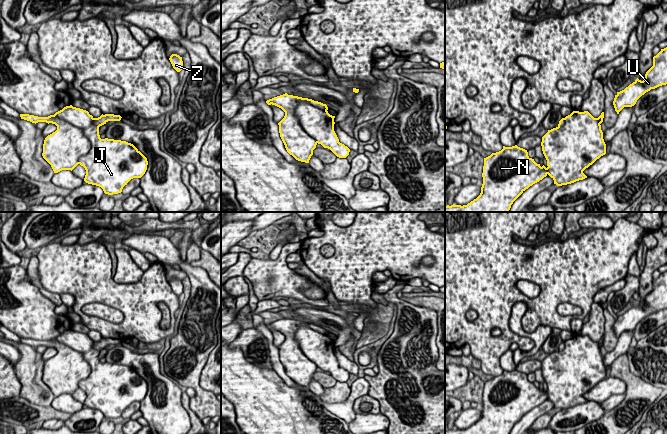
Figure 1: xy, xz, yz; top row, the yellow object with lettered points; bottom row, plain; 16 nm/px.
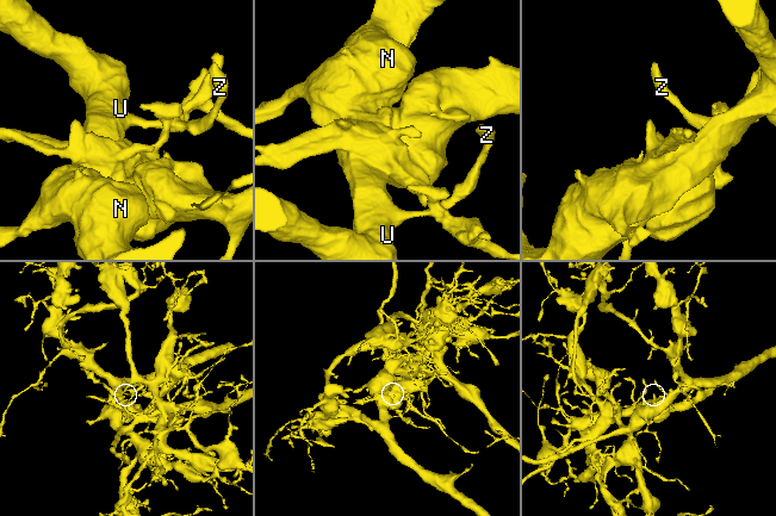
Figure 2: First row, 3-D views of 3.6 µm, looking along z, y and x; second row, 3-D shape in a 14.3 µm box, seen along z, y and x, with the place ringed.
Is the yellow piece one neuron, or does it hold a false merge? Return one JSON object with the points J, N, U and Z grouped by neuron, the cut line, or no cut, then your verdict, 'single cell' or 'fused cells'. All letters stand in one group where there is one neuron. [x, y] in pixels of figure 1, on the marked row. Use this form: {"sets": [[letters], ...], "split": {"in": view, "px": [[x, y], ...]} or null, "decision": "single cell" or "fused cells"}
{"sets": [["J"], ["N", "U", "Z"]], "split": {"in": "xz", "px": [[302, 99], [295, 108], [294, 115], [301, 127], [317, 142]]}, "decision": "fused cells"}

